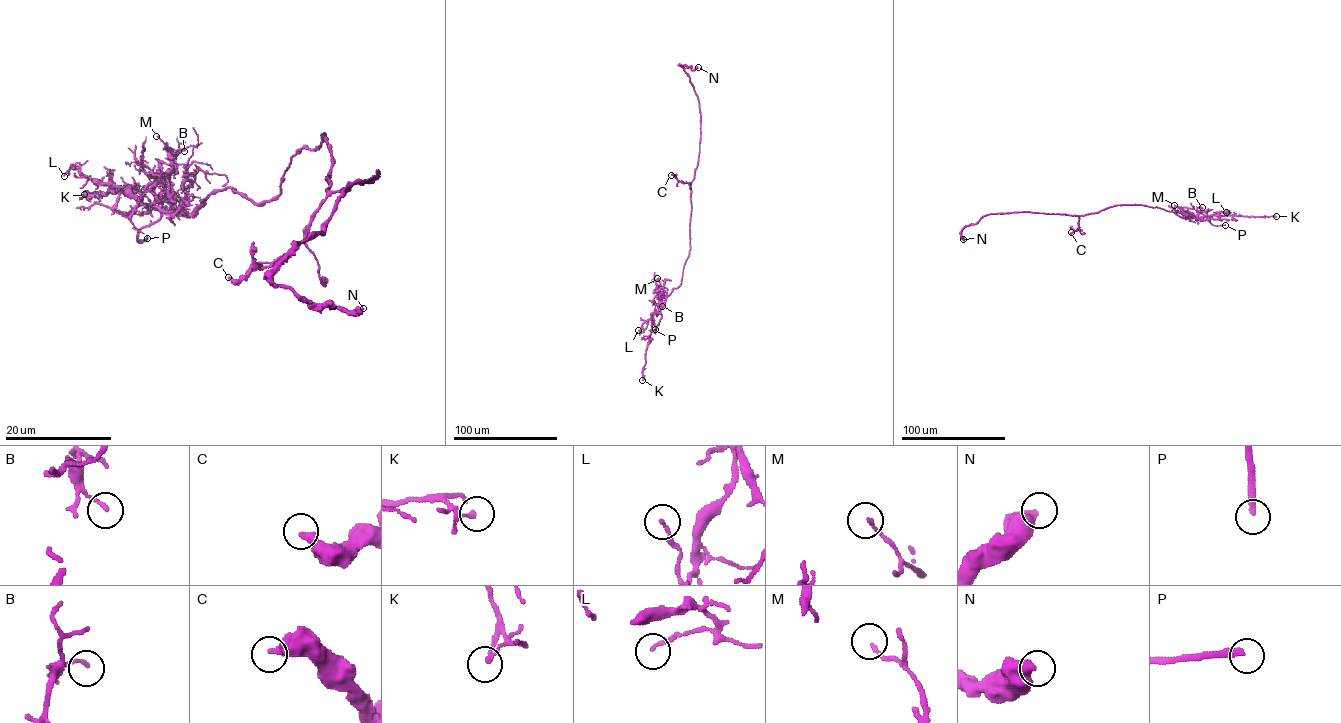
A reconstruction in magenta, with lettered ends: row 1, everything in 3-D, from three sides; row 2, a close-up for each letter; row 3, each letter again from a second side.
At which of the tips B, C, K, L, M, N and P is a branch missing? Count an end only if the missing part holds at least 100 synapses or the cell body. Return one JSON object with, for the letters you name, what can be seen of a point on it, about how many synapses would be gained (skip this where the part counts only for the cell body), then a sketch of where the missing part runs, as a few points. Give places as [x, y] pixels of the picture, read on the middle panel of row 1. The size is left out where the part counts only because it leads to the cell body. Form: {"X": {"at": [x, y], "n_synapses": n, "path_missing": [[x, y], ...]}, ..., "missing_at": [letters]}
{"P": {"at": [655, 329], "path_missing": [[655, 329], [653, 392]]}, "missing_at": ["P"]}

